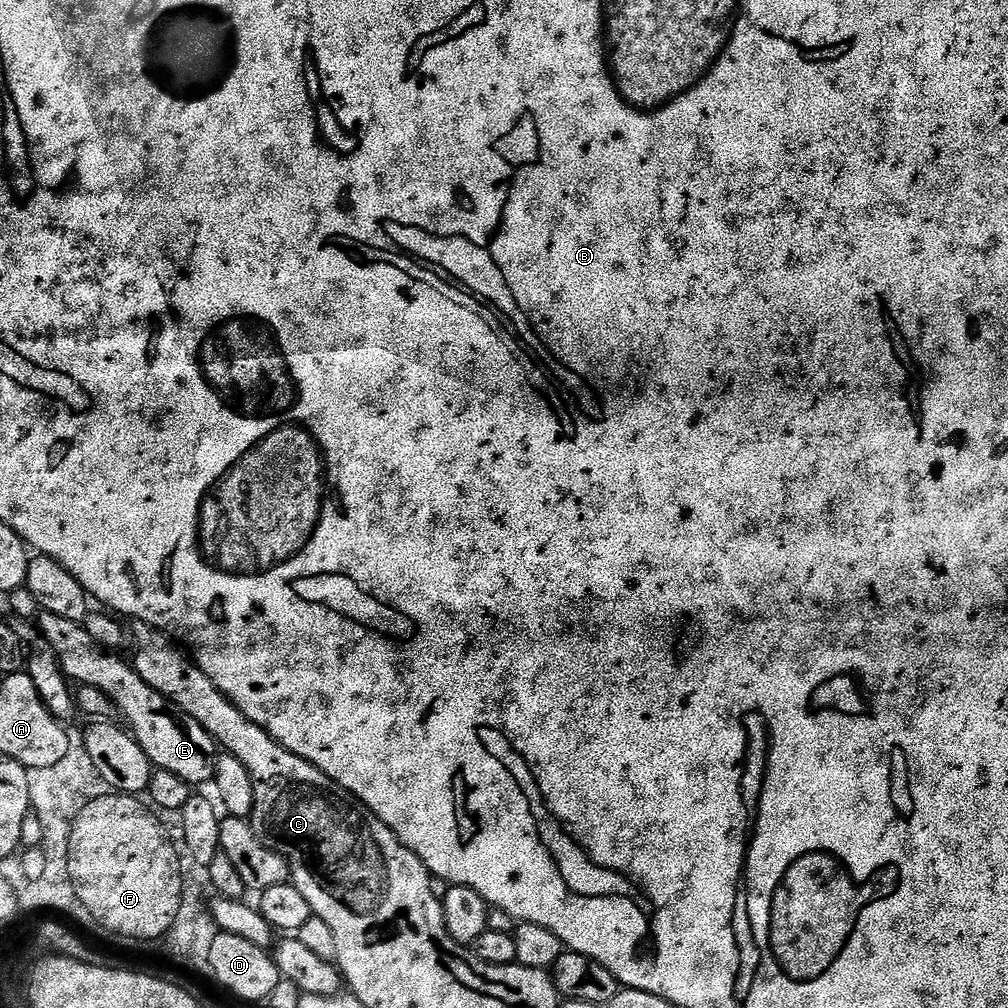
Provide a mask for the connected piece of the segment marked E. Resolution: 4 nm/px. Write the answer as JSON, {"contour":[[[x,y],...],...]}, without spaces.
{"contour":[[[41,612],[38,627],[57,655],[57,662],[67,679],[72,682],[77,680],[77,685],[106,694],[113,709],[124,715],[123,723],[130,729],[138,746],[148,755],[152,766],[161,772],[174,774],[193,786],[204,784],[207,780],[209,783],[215,777],[218,745],[211,734],[201,724],[194,722],[190,714],[181,712],[162,694],[158,694],[158,690],[146,686],[129,661],[127,664],[120,654],[94,642],[87,627],[70,622],[70,618],[58,618],[58,614]]]}

